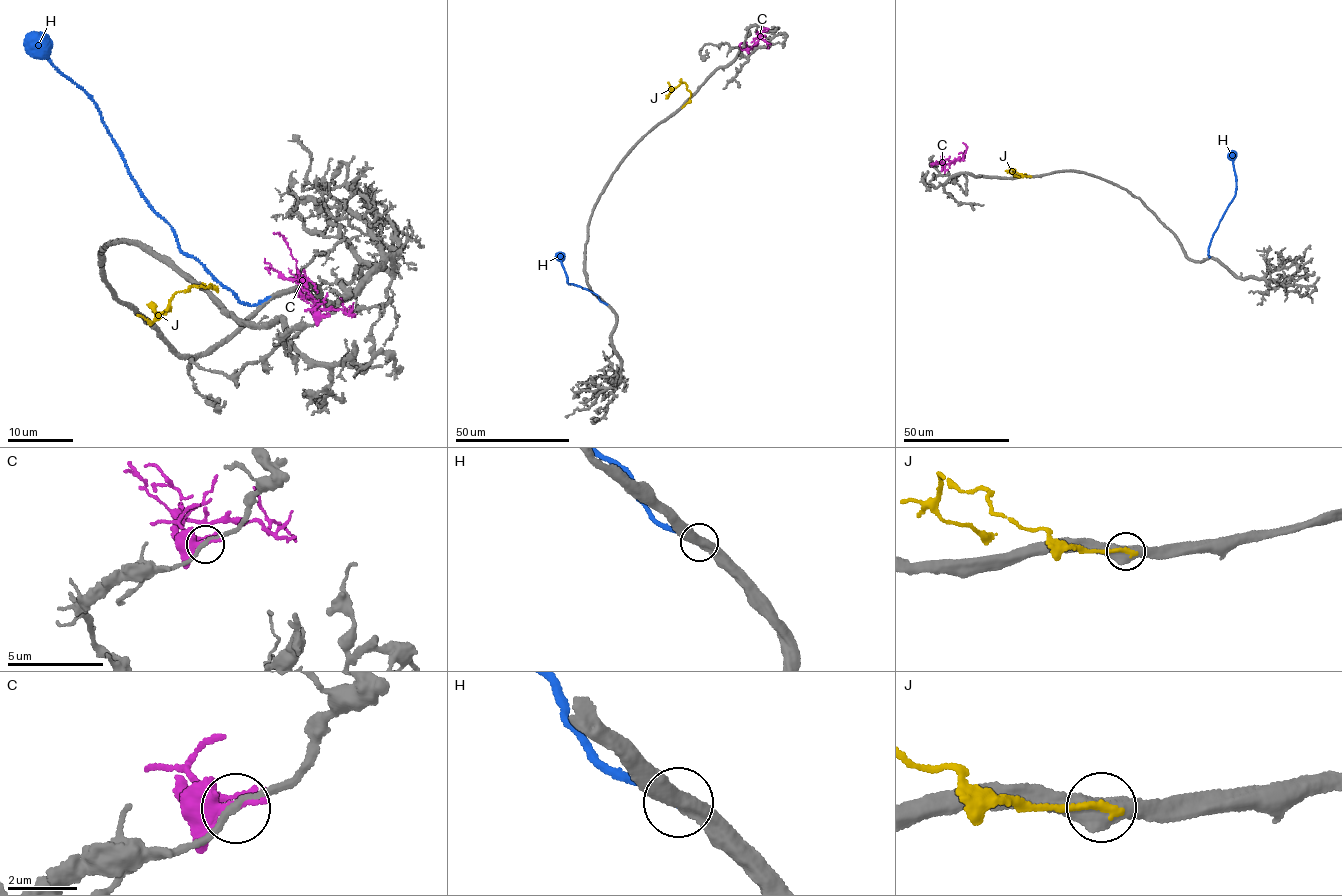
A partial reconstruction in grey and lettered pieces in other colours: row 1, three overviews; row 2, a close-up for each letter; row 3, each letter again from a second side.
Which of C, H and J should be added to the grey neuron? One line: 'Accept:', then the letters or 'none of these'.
Accept: H

